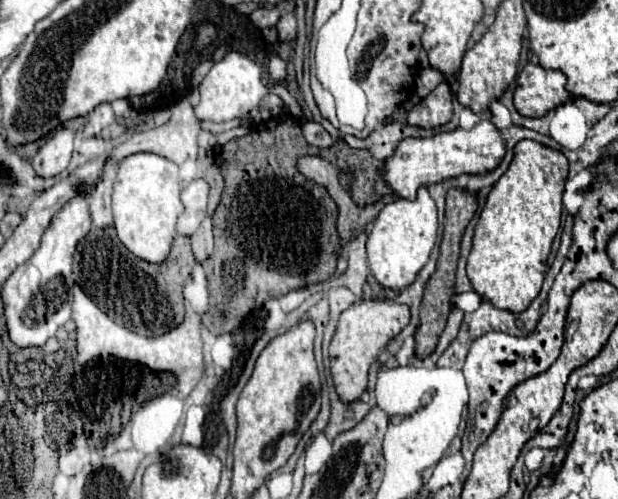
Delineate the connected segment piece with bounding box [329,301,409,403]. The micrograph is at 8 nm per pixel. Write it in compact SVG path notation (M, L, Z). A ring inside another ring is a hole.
M361 301L341 313L337 333L329 347L331 357L331 377L337 395L343 403L359 401L363 391L367 391L369 367L379 359L379 351L387 349L389 341L395 339L403 327L409 323L409 307L389 301Z

